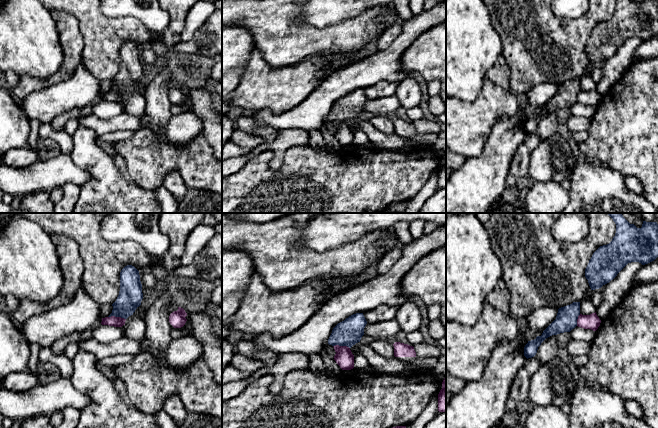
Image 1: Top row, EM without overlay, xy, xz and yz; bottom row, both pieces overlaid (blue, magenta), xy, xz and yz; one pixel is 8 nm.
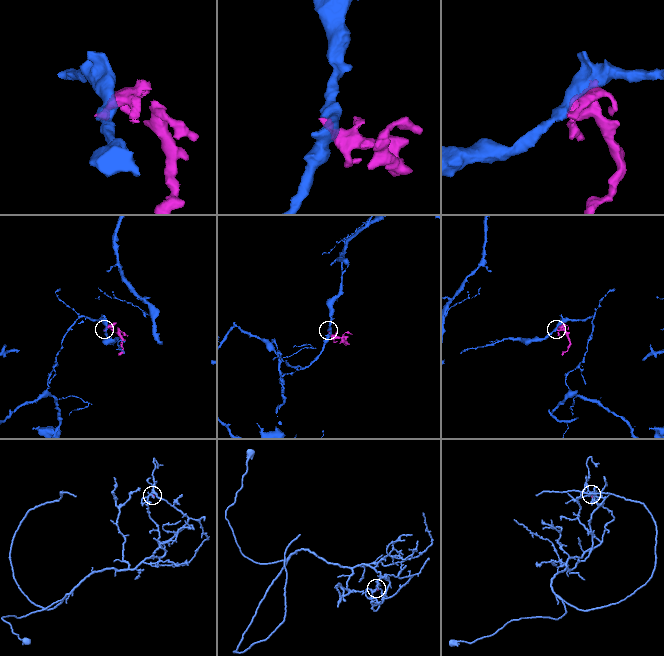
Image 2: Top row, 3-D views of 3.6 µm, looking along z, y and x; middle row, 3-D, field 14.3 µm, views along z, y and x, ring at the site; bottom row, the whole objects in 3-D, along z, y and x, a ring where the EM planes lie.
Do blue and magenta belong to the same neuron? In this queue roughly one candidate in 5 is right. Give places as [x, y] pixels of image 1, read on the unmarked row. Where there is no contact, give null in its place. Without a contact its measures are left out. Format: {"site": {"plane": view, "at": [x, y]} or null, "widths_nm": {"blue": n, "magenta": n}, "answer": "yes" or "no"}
{"site": {"plane": "xy", "at": [117, 92]}, "widths_nm": {"blue": 190, "magenta": 80}, "answer": "no"}

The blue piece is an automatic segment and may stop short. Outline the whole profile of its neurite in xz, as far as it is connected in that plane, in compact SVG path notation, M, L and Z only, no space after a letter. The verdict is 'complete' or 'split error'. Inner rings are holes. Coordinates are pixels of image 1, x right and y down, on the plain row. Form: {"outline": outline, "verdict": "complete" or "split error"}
{"outline": "M356 89L349 92L333 104L328 115L328 120L332 122L339 121L351 124L356 119L360 118L364 111L366 100L367 97L363 89Z", "verdict": "complete"}

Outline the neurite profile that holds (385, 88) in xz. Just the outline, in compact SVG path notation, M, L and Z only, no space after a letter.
M382 81L373 86L363 89L368 99L378 99L382 97L391 97L396 93L399 82Z

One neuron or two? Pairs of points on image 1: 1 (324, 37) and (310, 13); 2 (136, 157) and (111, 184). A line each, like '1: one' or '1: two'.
1: two
2: two

